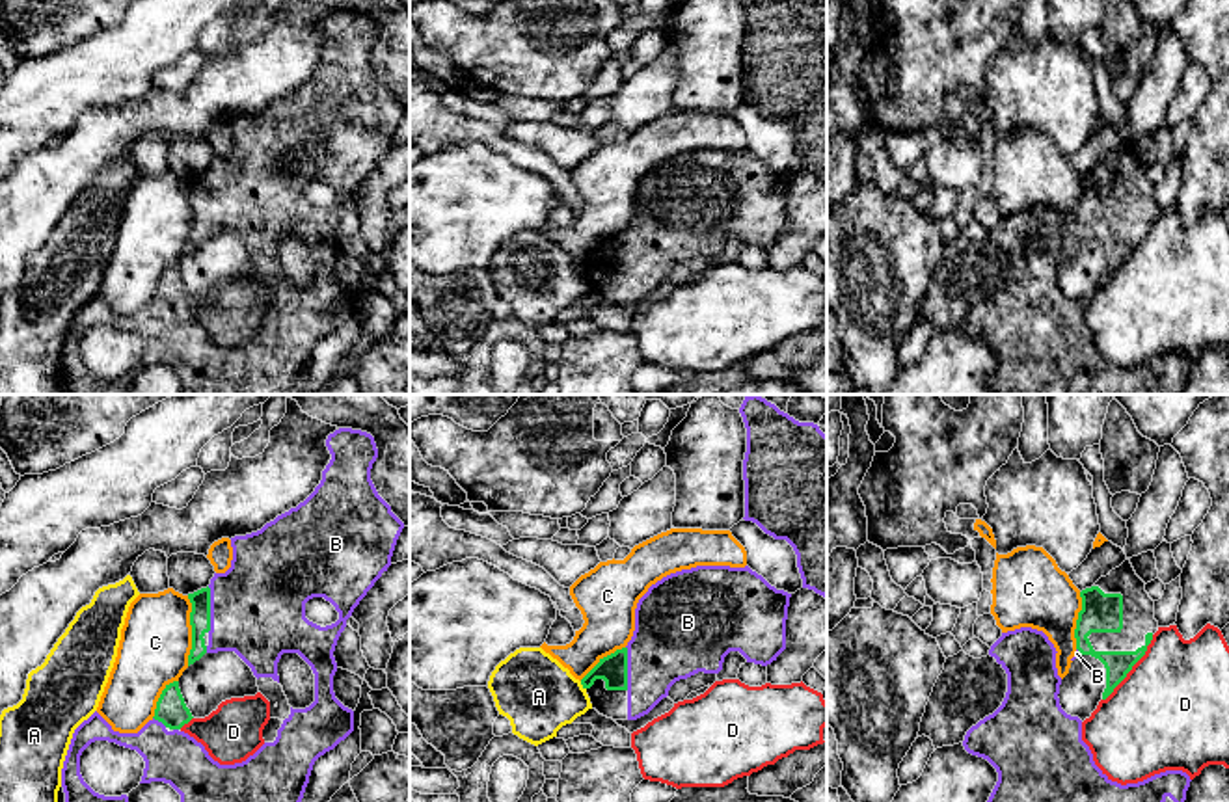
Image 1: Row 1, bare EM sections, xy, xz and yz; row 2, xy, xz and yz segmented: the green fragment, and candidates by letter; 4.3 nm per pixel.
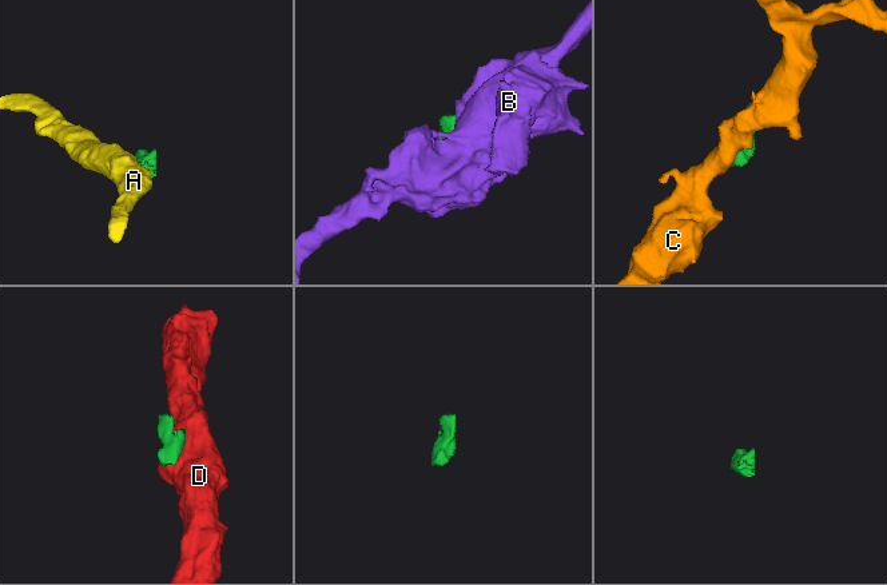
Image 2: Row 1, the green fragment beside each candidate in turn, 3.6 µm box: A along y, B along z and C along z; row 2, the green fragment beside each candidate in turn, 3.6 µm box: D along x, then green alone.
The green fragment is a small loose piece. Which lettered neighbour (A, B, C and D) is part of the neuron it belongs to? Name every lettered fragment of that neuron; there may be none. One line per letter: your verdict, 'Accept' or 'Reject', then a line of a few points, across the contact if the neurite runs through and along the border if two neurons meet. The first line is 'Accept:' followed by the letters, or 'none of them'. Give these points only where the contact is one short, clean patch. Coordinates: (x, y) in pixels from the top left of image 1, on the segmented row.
Accept: B
A: Reject. Line: xz (580, 681), (585, 689)
B: Accept
C: Reject
D: Reject

